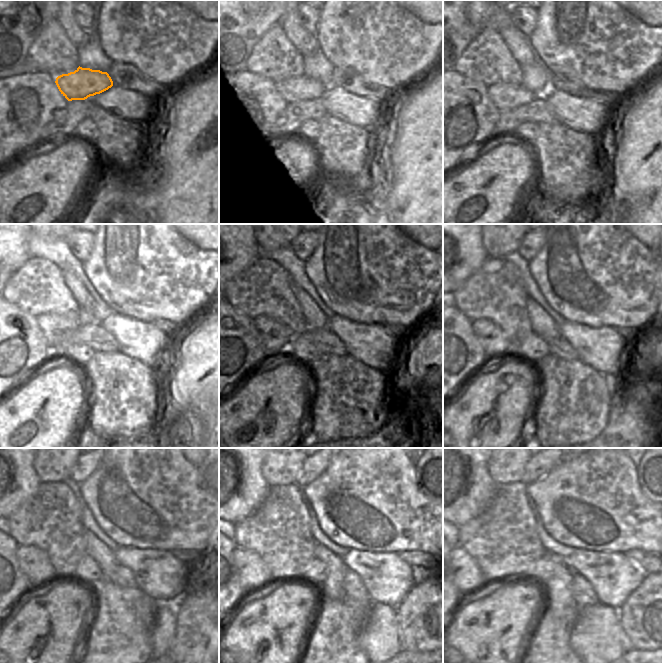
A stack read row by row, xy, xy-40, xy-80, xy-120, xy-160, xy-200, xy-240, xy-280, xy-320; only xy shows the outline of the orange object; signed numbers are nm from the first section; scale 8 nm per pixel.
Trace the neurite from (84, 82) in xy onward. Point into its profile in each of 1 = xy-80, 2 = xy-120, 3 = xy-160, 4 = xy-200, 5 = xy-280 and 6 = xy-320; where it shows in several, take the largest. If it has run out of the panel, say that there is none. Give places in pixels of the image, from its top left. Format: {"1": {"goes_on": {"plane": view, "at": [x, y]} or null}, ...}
{"1": {"goes_on": {"plane": "xy-80", "at": [505, 97]}}, "2": {"goes_on": {"plane": "xy-120", "at": [55, 327]}}, "3": {"goes_on": {"plane": "xy-160", "at": [276, 336]}}, "4": {"goes_on": {"plane": "xy-200", "at": [495, 342]}}, "5": {"goes_on": {"plane": "xy-280", "at": [253, 573]}}, "6": {"goes_on": {"plane": "xy-320", "at": [467, 576]}}}

